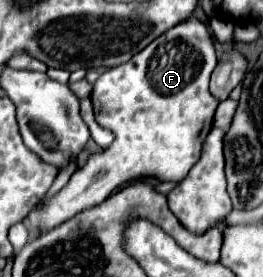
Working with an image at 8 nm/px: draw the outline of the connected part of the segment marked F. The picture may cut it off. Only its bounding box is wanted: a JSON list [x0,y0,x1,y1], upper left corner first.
[26,18,218,234]

